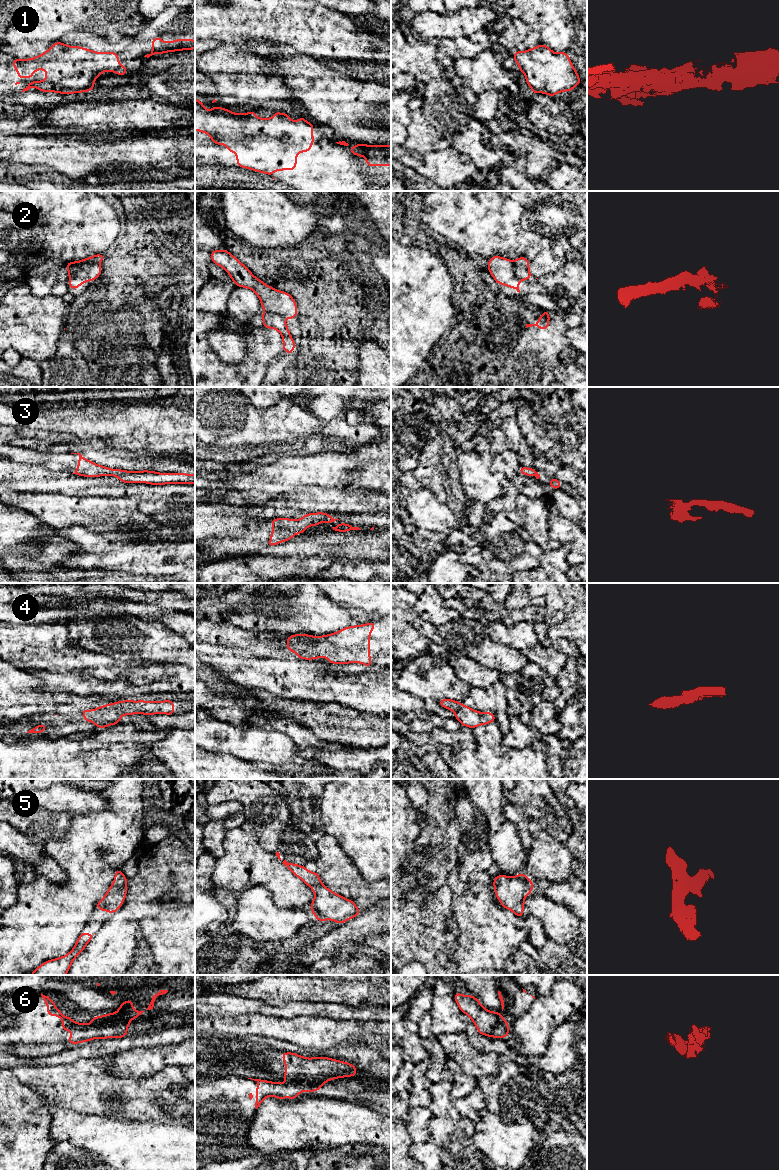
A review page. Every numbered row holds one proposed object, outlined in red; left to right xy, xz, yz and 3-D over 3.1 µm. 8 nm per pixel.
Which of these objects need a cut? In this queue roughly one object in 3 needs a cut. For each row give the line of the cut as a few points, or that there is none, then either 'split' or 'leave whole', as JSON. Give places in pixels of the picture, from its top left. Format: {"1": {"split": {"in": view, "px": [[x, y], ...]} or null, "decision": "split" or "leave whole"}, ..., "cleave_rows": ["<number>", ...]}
{"1": {"split": null, "decision": "leave whole"}, "2": {"split": {"in": "xy", "px": [[98, 262], [85, 262], [69, 277]]}, "decision": "split"}, "3": {"split": null, "decision": "leave whole"}, "4": {"split": null, "decision": "leave whole"}, "5": {"split": null, "decision": "leave whole"}, "6": {"split": {"in": "xy", "px": [[91, 1022], [99, 1024], [120, 1023], [126, 1035]]}, "decision": "split"}, "cleave_rows": ["2", "6"]}

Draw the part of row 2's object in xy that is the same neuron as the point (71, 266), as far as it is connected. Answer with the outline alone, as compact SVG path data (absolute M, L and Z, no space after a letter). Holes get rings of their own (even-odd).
M96 254L94 256L91 256L89 258L76 261L76 262L69 262L65 263L67 266L69 277L72 276L72 274L77 271L79 268L82 267L84 263L100 263L102 262L105 254Z

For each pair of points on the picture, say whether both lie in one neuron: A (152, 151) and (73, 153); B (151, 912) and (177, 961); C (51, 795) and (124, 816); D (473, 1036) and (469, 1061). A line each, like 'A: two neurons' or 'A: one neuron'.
A: one neuron
B: two neurons
C: two neurons
D: two neurons

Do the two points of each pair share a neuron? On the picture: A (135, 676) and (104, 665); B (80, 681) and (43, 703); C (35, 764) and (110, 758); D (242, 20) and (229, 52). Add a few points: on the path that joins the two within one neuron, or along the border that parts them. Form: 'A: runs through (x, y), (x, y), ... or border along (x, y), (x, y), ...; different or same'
A: runs through (127, 669), (112, 668); same
B: border along (39, 687), (49, 692), (72, 692), (85, 696); different
C: runs through (54, 764), (91, 763); same
D: border along (219, 43), (245, 44); different

